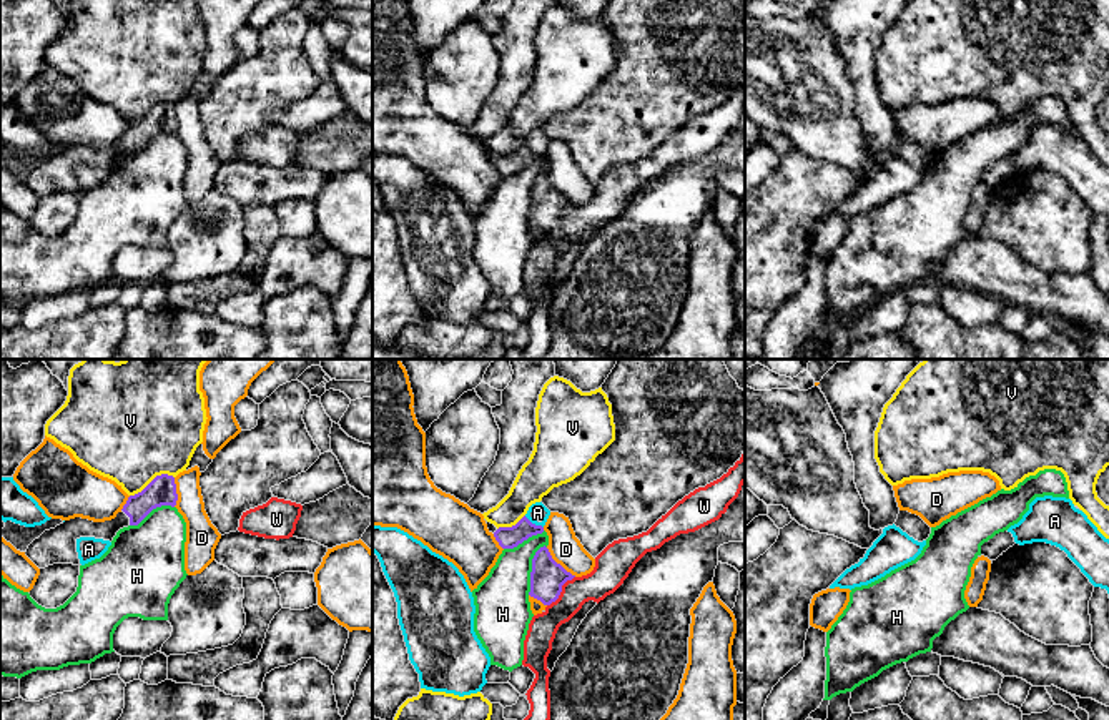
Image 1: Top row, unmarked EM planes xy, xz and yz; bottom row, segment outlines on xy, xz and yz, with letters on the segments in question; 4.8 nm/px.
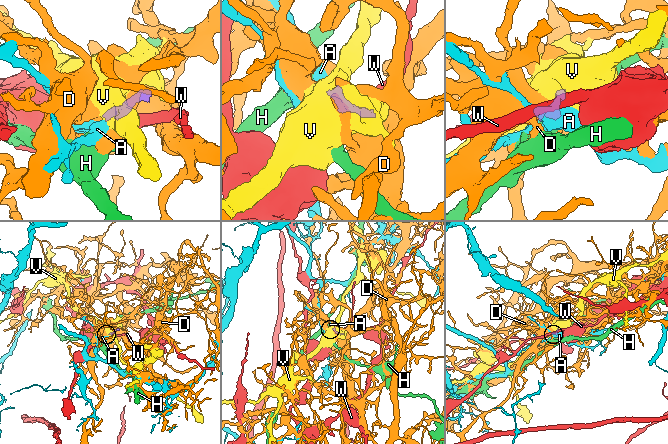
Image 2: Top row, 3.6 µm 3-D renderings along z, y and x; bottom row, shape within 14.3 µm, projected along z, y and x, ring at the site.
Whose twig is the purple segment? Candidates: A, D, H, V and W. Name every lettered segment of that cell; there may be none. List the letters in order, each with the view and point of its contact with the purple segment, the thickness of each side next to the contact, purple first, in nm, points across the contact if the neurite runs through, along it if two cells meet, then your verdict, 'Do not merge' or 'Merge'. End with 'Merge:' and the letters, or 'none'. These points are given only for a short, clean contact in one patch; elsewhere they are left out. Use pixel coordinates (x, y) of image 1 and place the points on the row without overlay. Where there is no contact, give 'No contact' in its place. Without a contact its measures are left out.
A: Touches purple at xz (534, 152). Thickness 110 nm (purple) against 100 nm. Boundary: xz (524, 143), (542, 155). Do not merge
D: Touches purple at xz (559, 192). Thickness 160 nm (purple) against 160 nm. Do not merge
H: Touches purple at xz (532, 197). Thickness 160 nm (purple) against 280 nm. Boundary: xz (544, 172), (532, 187), (531, 218), (527, 221). Do not merge
V: Touches purple at xy (153, 107). Thickness 140 nm (purple) against 480 nm. Do not merge
W: Touches purple at xz (561, 218). Thickness 160 nm (purple) against 160 nm. Boundary: xz (574, 203), (547, 233). Do not merge
Merge: none

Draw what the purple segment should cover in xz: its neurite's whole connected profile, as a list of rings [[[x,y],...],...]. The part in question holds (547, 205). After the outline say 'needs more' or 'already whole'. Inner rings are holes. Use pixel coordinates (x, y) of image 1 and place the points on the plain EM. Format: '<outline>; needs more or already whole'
[[[540,175],[532,186],[530,219],[529,223],[544,233],[555,229],[562,219],[562,213],[575,203],[557,191],[549,176]]]; already whole

